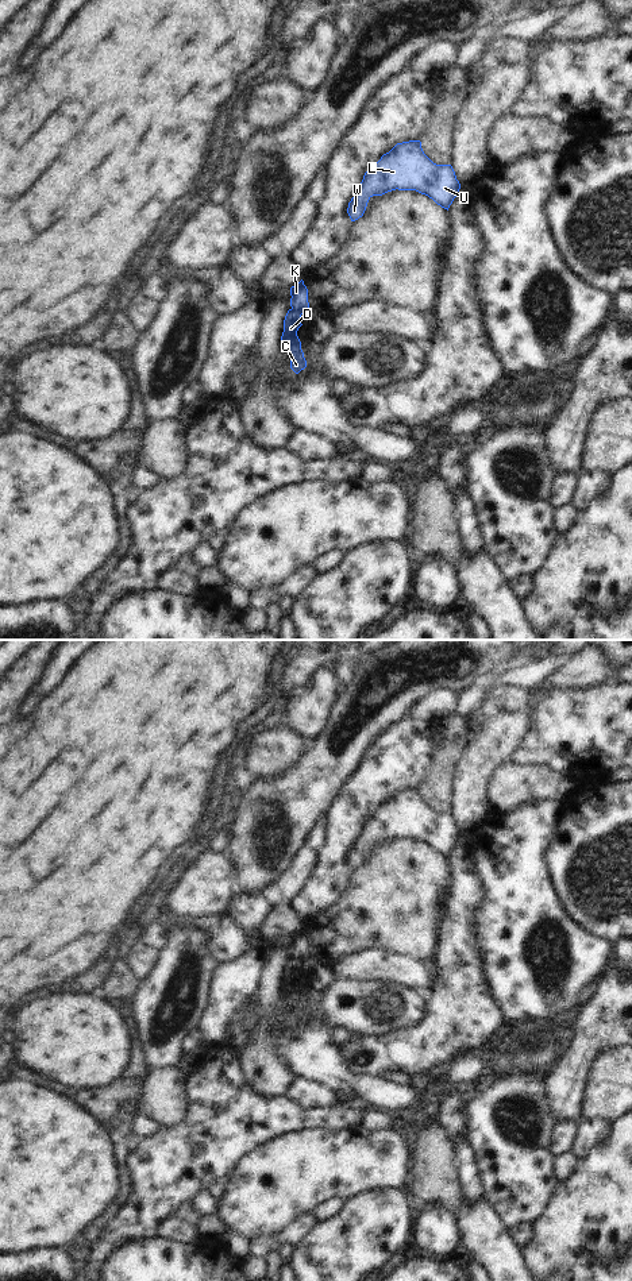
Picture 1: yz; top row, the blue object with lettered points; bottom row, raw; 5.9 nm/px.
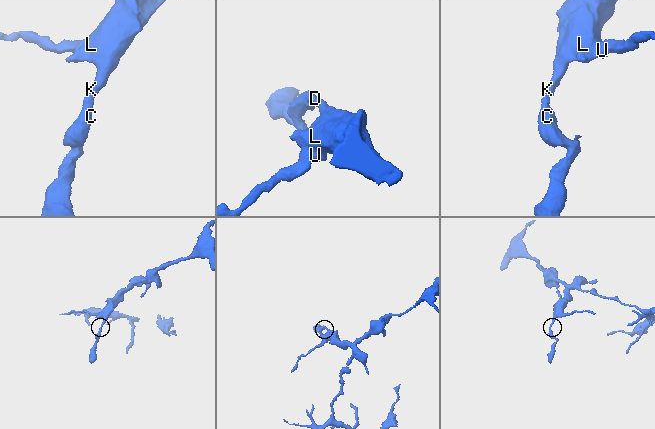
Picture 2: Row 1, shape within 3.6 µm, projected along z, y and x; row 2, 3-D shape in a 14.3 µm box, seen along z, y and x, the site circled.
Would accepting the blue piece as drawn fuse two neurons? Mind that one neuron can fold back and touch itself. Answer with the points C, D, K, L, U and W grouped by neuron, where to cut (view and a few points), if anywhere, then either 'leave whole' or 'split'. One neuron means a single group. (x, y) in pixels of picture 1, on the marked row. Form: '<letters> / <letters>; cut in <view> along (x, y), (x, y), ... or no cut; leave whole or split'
C D / K L U W; cut in yz along (292, 308), (301, 313); split

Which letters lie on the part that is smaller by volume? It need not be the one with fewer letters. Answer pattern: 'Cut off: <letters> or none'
Cut off: C, D

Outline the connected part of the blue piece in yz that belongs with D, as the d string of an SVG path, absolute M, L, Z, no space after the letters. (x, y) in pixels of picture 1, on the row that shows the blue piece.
M289 309L284 320L284 332L281 340L282 350L290 355L290 369L296 374L307 367L307 360L301 350L301 342L297 336L297 331L301 325L301 313Z

